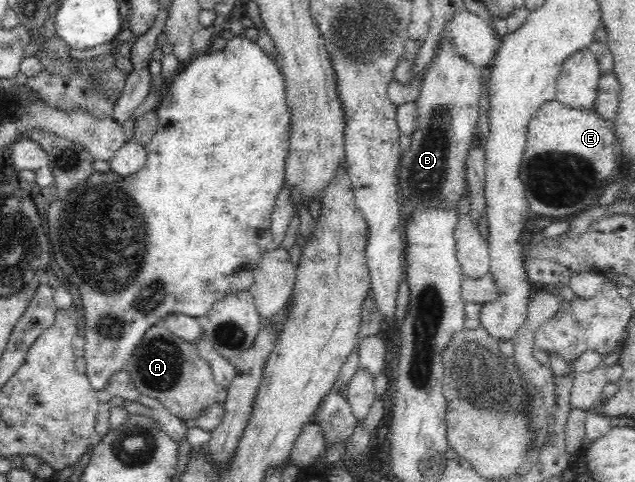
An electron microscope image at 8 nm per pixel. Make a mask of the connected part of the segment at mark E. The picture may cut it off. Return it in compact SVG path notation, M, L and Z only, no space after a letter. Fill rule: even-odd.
M557 98L539 106L526 125L526 144L520 161L519 179L533 215L561 217L575 215L597 203L603 181L614 175L618 168L617 143L611 121L603 119L596 111L565 106Z

